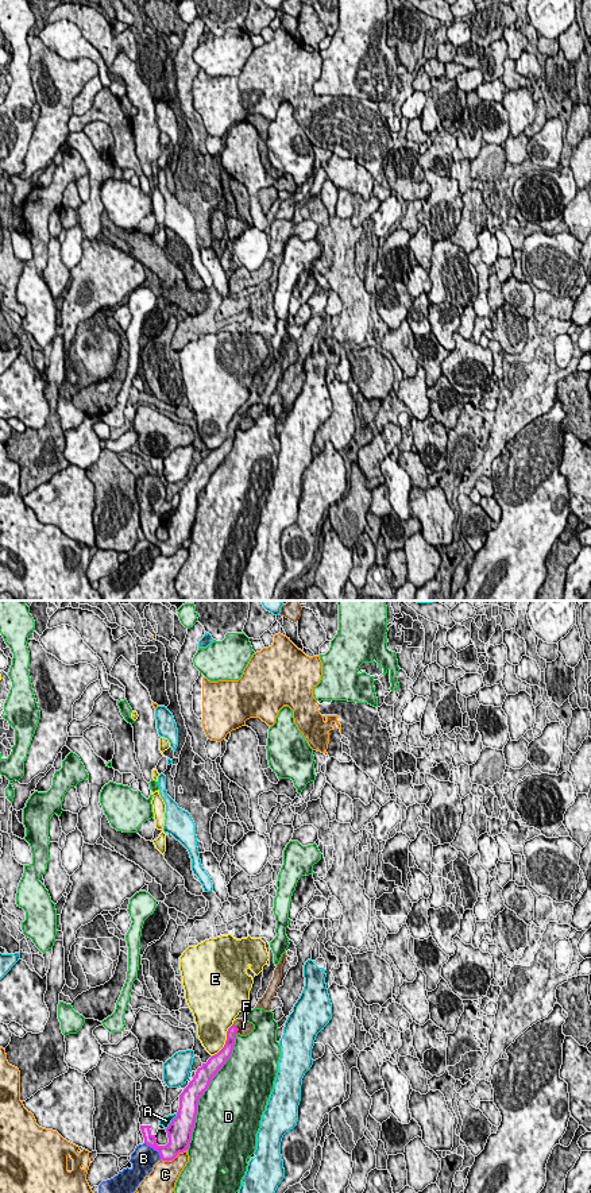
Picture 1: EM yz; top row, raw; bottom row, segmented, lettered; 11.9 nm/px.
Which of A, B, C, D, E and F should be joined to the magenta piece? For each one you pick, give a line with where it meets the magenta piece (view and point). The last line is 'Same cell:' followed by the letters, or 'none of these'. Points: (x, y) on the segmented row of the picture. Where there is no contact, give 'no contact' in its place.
F: yz (236, 1029)
Same cell: F

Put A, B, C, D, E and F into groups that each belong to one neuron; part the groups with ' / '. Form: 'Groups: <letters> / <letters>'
Groups: A / B / C / D / E / F

